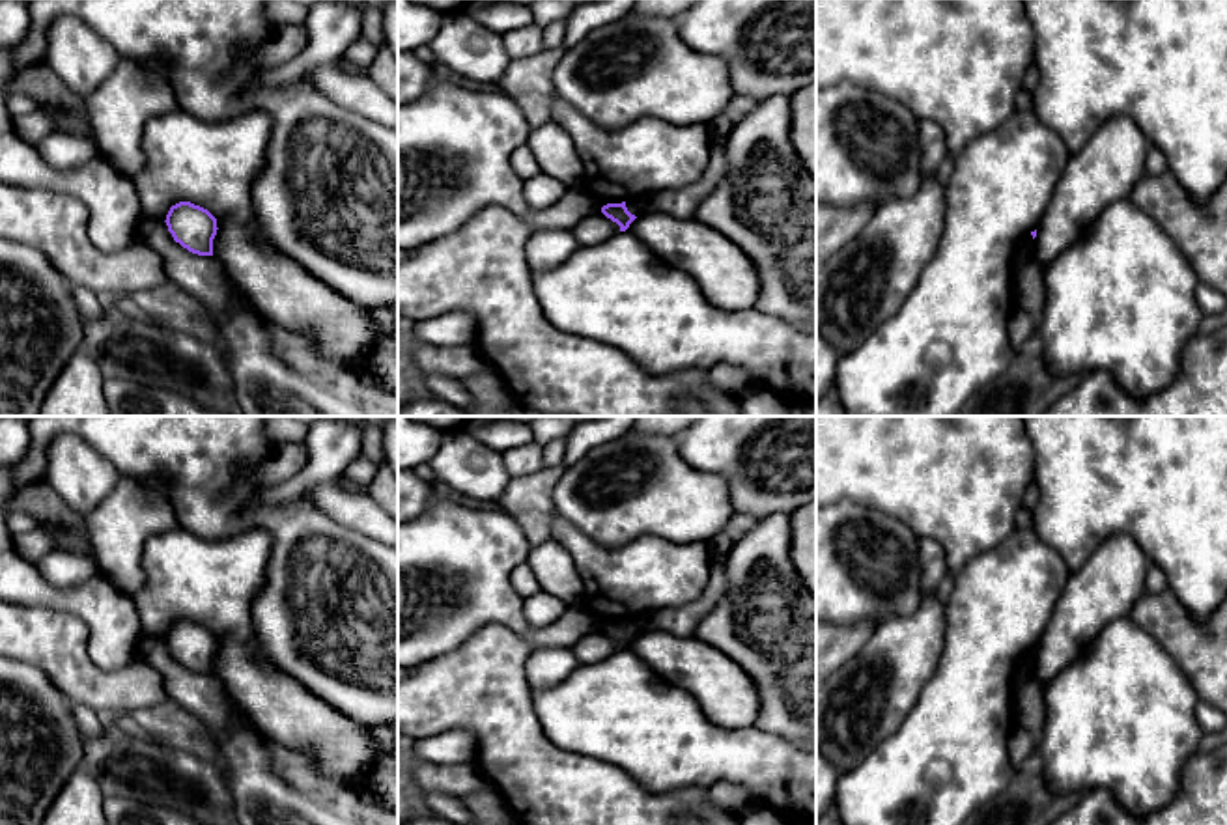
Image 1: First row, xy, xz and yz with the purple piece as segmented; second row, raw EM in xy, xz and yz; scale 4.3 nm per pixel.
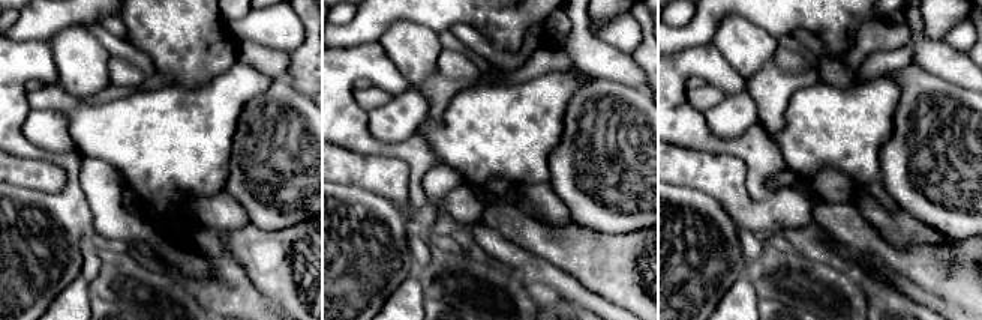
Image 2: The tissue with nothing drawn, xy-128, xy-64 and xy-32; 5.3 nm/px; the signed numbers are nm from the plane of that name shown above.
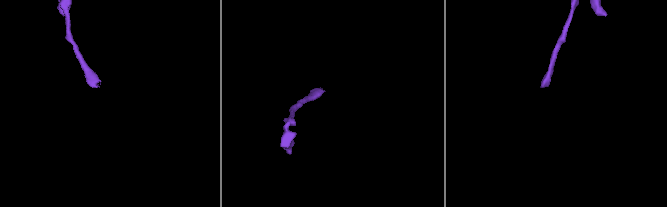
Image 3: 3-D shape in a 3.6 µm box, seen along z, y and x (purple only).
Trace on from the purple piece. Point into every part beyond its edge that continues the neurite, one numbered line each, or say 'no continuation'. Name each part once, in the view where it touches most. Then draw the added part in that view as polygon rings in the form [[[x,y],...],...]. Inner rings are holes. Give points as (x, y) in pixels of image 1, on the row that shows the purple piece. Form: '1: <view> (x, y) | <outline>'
1: xz (682, 204) | [[[725,144],[712,147],[708,170],[693,185],[678,190],[646,192],[626,202],[631,215],[641,217],[648,213],[663,213],[676,218],[695,217],[698,203],[715,189],[715,185],[726,175]]]

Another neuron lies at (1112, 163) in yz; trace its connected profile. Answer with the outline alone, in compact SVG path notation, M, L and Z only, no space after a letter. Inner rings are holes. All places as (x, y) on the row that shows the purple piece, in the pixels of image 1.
M1117 116L1106 121L1078 153L1068 157L1051 194L1051 203L1037 228L1033 259L1044 271L1093 226L1106 207L1130 198L1134 187L1147 174L1149 146L1143 131L1128 116Z

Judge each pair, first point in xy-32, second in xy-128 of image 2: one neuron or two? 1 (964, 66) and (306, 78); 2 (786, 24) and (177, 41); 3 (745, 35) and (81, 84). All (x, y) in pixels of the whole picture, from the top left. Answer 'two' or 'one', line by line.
1: two
2: two
3: one

